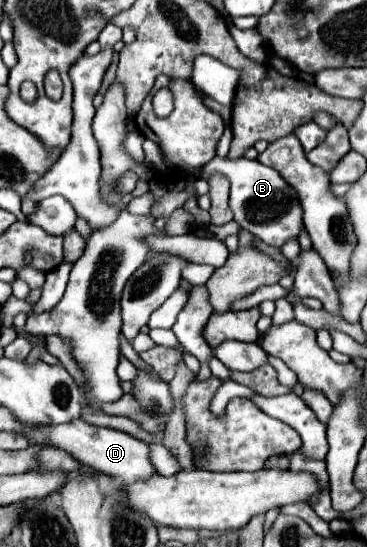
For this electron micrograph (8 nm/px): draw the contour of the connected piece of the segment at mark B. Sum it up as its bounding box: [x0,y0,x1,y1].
[202,156,302,248]

